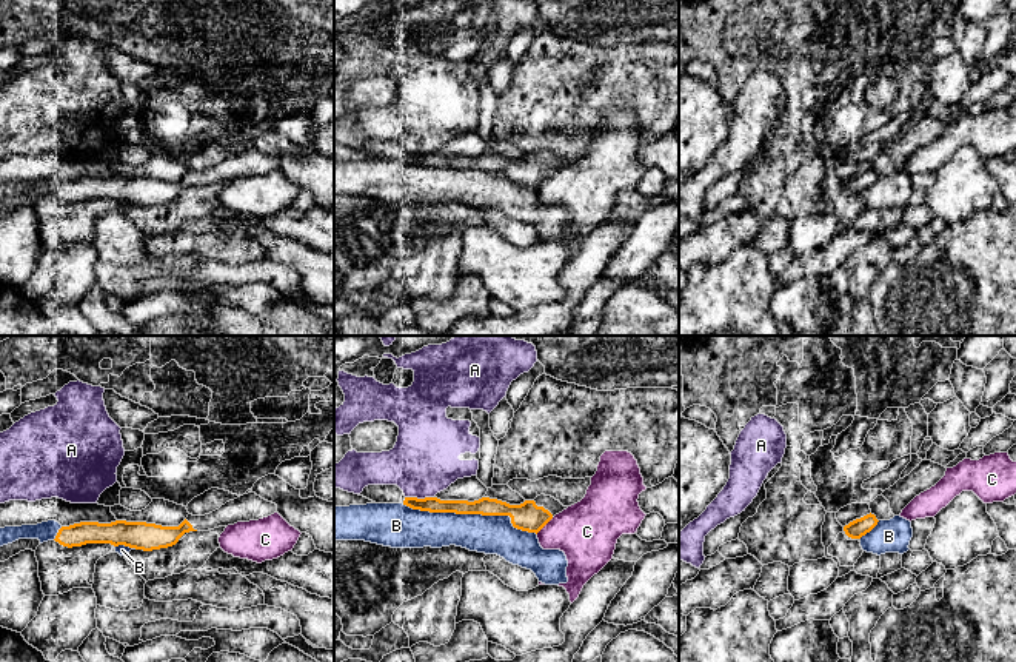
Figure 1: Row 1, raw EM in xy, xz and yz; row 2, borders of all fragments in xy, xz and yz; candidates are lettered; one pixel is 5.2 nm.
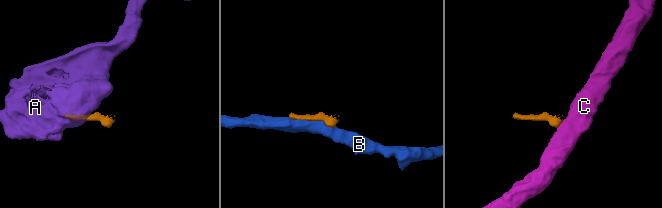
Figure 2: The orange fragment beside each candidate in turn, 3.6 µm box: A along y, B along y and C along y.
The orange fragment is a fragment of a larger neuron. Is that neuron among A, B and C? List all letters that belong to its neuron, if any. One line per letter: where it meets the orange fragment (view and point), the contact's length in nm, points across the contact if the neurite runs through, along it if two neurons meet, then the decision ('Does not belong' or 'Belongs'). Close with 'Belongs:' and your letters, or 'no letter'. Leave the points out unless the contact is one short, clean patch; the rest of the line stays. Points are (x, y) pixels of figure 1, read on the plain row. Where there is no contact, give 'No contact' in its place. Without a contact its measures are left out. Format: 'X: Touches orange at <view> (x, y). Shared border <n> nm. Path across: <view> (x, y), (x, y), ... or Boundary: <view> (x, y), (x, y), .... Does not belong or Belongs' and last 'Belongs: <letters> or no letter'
A: Touches orange at xz (419, 154). Shared border 150 nm. Does not belong
B: Touches orange at xz (471, 168). Shared border 700 nm. Does not belong
C: Touches orange at xz (544, 180). Shared border 130 nm. Boundary: xz (553, 173), (536, 188). Does not belong
Belongs: no letter

